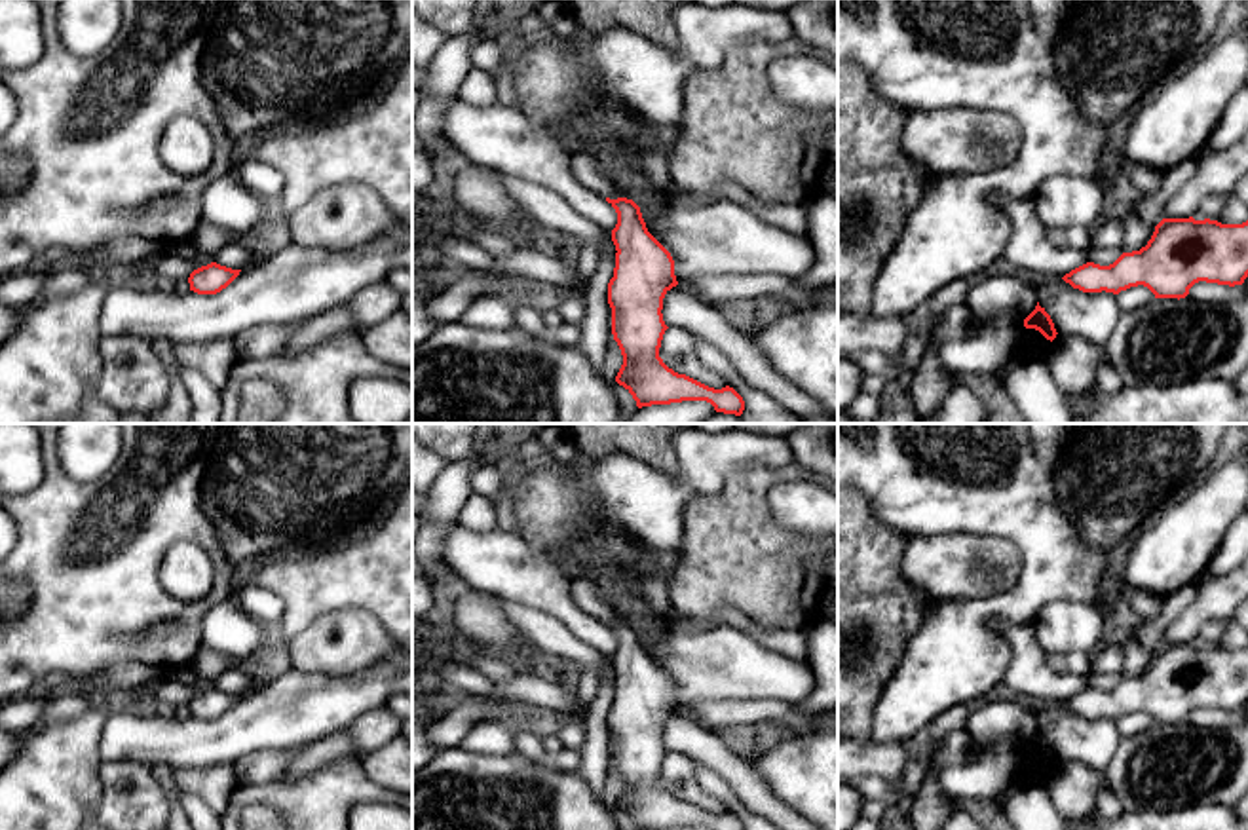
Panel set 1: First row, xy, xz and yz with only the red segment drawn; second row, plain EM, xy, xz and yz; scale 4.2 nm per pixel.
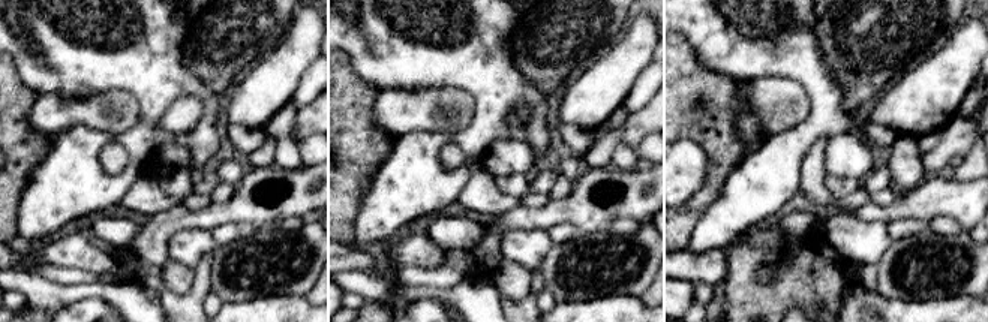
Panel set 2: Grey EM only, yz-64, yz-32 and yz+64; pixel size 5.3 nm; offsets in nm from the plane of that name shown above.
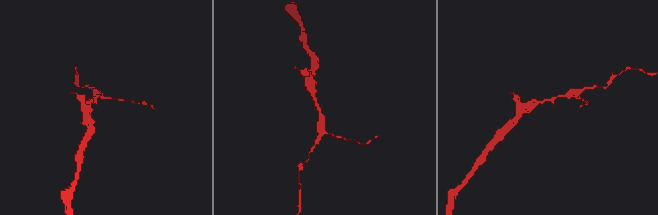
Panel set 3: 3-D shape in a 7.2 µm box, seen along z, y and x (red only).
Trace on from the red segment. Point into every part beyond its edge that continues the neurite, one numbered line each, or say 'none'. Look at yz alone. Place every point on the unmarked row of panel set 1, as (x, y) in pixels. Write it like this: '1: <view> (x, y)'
none

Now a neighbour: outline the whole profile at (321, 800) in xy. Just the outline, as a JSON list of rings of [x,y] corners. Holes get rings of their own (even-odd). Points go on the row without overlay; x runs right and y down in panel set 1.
[[[344,758],[298,781],[237,786],[220,817],[220,830],[239,830],[247,805],[270,805],[283,830],[350,830],[350,811],[361,802],[388,802],[412,811],[412,794],[397,794],[372,783],[361,762]]]

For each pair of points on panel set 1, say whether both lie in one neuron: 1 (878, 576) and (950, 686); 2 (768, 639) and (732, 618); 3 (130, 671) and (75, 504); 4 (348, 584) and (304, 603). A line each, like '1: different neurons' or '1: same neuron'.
1: different neurons
2: same neuron
3: different neurons
4: same neuron

